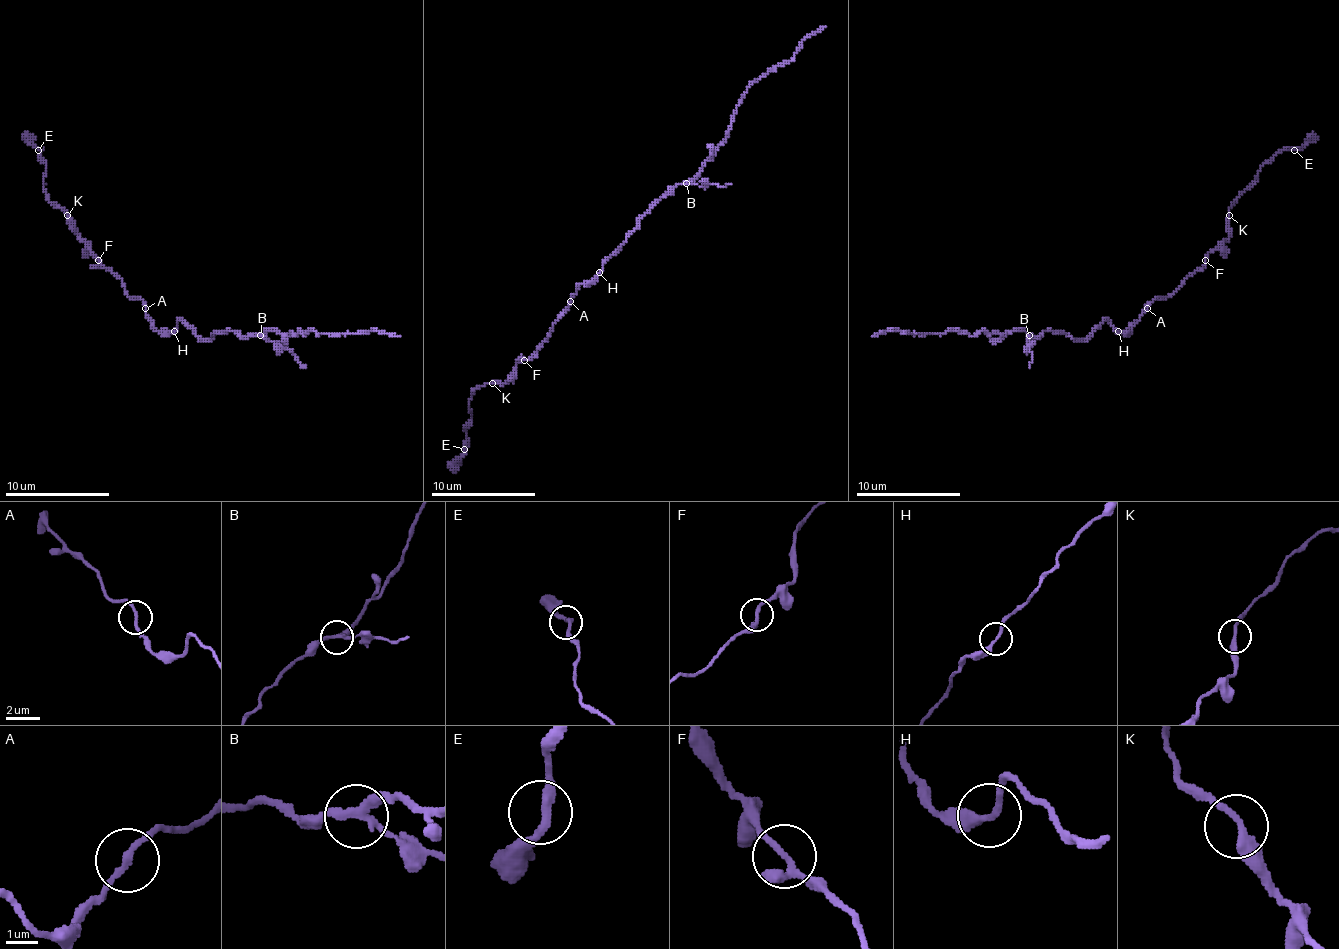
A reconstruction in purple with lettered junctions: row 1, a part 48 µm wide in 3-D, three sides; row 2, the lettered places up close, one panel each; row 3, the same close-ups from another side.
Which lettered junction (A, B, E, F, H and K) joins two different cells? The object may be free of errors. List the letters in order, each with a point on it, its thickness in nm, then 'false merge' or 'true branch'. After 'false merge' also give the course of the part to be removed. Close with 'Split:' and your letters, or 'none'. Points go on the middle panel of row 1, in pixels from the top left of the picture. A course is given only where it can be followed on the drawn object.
A: at (570, 301); 190 nm thick; true branch
B: at (686, 183); 220 nm thick; false merge; foreign part runs (686, 184), (707, 187), (731, 184)
E: at (464, 449); 260 nm thick; true branch
F: at (524, 360); 180 nm thick; true branch
H: at (599, 272); 240 nm thick; true branch
K: at (492, 383); 280 nm thick; true branch
Split: B

